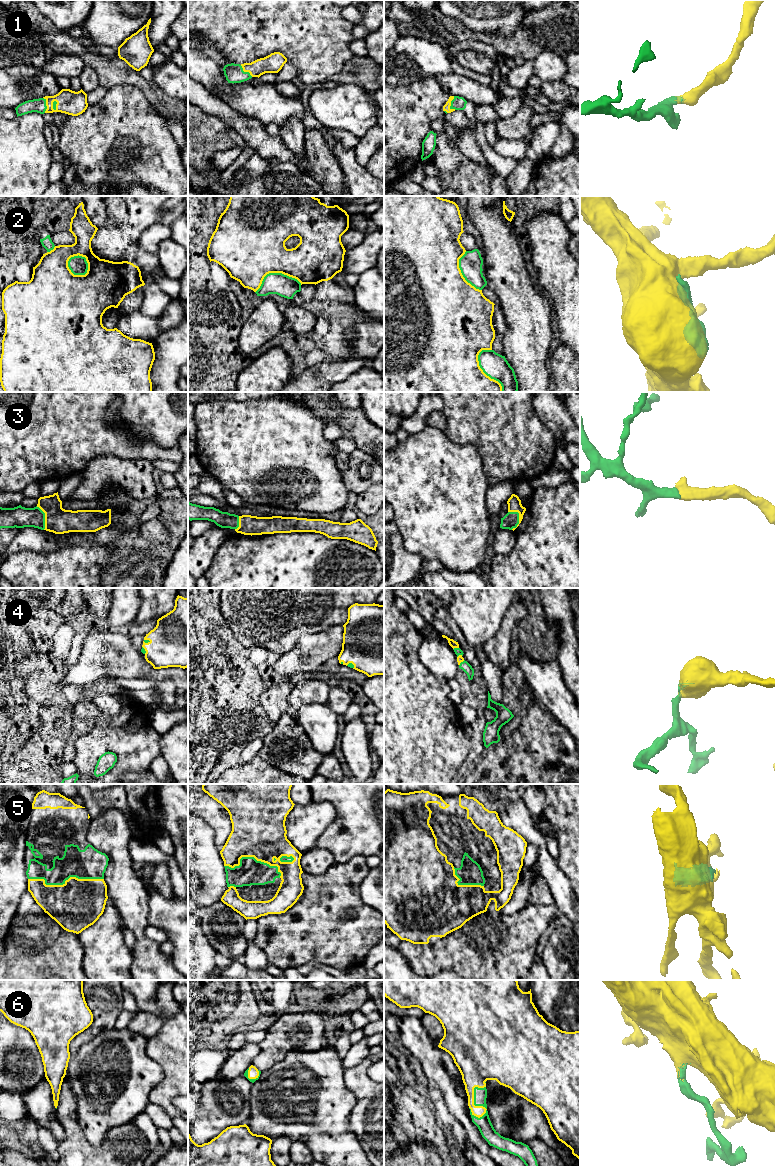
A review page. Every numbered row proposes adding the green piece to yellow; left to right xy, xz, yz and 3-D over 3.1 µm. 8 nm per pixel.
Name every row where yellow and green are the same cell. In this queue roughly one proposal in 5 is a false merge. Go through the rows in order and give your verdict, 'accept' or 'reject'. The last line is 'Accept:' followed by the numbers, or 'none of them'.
1: accept
2: reject
3: accept
4: accept
5: accept
6: accept
Accept: 1, 3, 4, 5, 6

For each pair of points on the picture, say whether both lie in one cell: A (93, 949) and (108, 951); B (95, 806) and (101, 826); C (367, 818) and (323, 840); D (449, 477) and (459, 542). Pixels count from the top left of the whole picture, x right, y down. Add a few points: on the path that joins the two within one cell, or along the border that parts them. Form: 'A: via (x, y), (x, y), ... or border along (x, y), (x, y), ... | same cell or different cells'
A: via (97, 949), (104, 950) | same cell
B: border along (121, 811), (115, 808), (108, 808), (92, 821) | different cells
C: via (356, 829), (345, 838), (334, 839) | same cell
D: via (449, 493), (449, 522), (452, 526) | same cell

